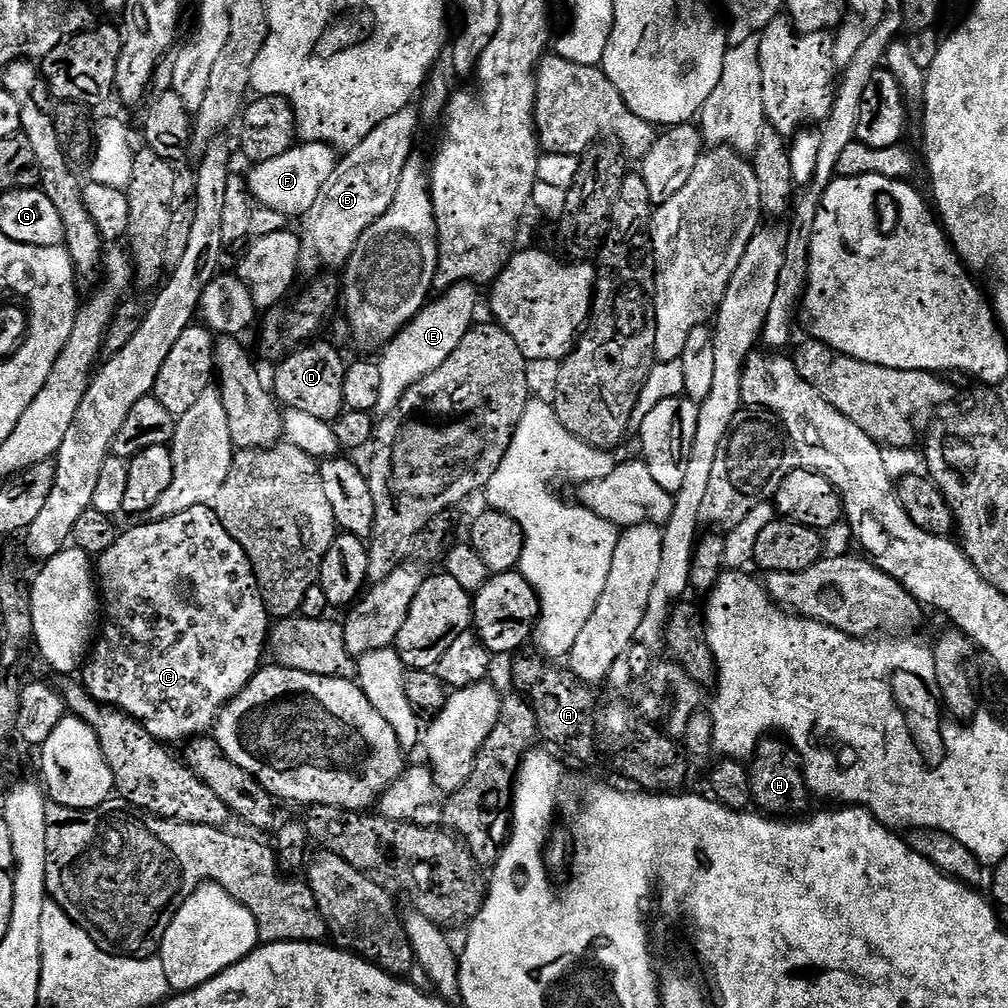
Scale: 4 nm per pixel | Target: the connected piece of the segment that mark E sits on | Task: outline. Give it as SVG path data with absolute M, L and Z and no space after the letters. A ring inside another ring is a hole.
M472 282L455 284L443 289L431 302L424 305L417 316L400 329L395 336L387 341L388 349L384 357L379 357L378 363L382 370L382 395L378 397L376 412L381 417L388 416L398 406L402 394L414 386L426 374L438 370L454 350L458 350L458 342L466 338L466 334L474 326L476 316L476 303L480 296L477 285ZM436 300L436 301L435 301ZM473 319L473 320L472 320Z

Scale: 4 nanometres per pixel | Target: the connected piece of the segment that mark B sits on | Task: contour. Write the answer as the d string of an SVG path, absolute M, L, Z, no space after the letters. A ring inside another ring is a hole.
M409 106L398 110L398 114L390 114L390 118L374 126L358 146L343 153L334 174L330 174L330 182L322 186L322 194L318 194L314 206L310 206L302 218L304 229L298 232L301 273L320 274L325 270L343 269L350 254L354 254L354 246L358 246L358 238L362 238L364 231L394 202L402 170L413 155L416 126L422 121L421 113L414 109Z

